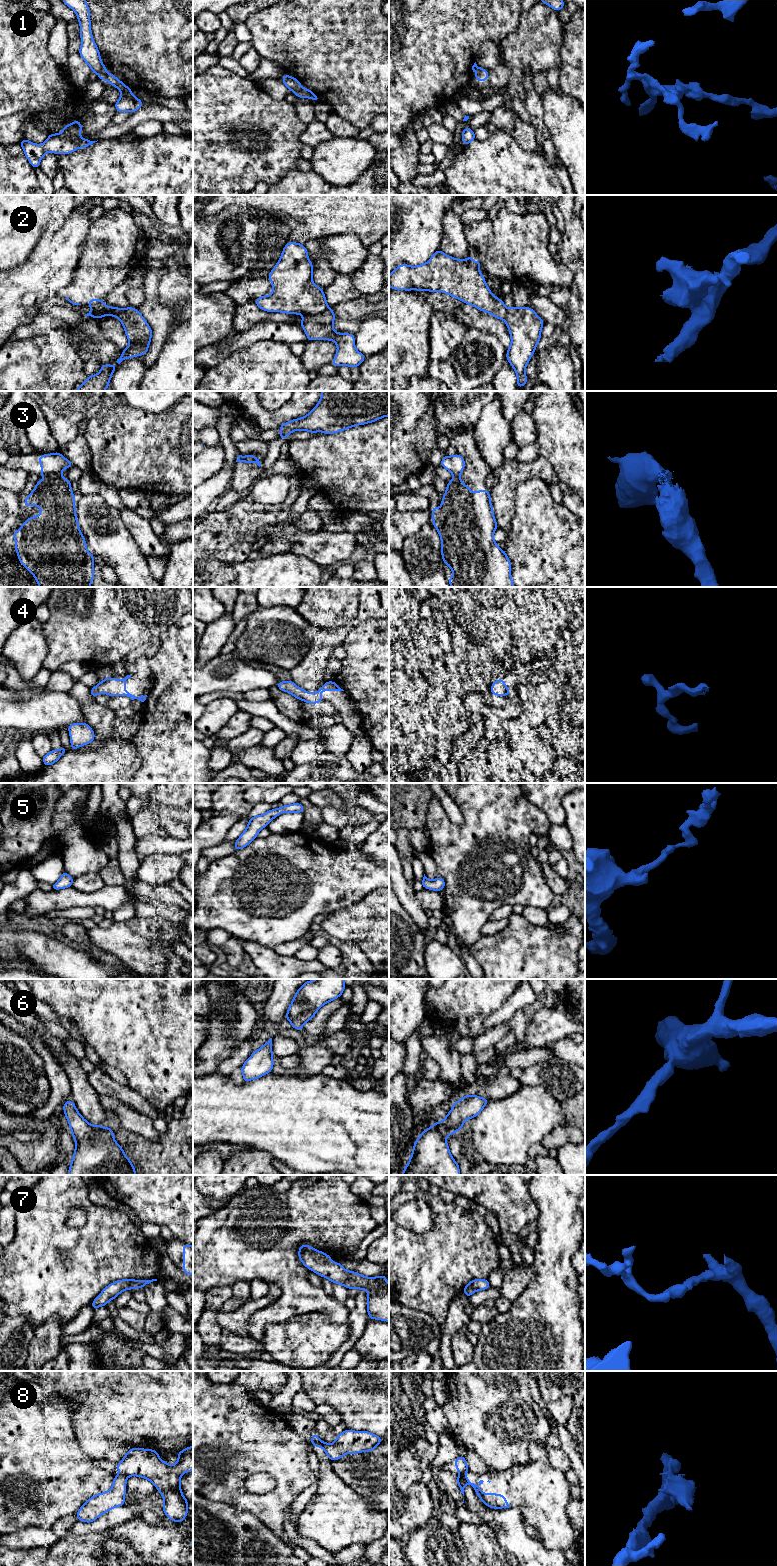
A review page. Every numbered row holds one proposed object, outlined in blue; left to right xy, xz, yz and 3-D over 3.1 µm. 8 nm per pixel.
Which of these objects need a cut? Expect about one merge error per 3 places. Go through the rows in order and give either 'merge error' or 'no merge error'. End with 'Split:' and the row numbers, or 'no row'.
1: merge error
2: merge error
3: merge error
4: no merge error
5: no merge error
6: no merge error
7: no merge error
8: merge error
Split: 1, 2, 3, 8

